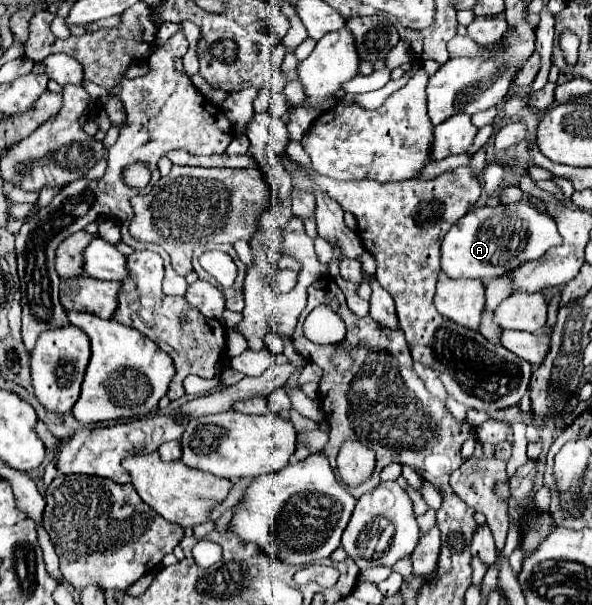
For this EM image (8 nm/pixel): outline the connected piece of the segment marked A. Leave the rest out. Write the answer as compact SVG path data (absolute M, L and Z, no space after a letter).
M499 204L495 208L473 208L463 216L455 226L445 234L441 242L441 270L449 278L479 278L479 280L491 280L497 278L509 270L515 270L521 262L535 260L543 256L551 246L561 244L561 236L555 228L553 218L547 212L541 212L537 208L525 206L525 204Z

